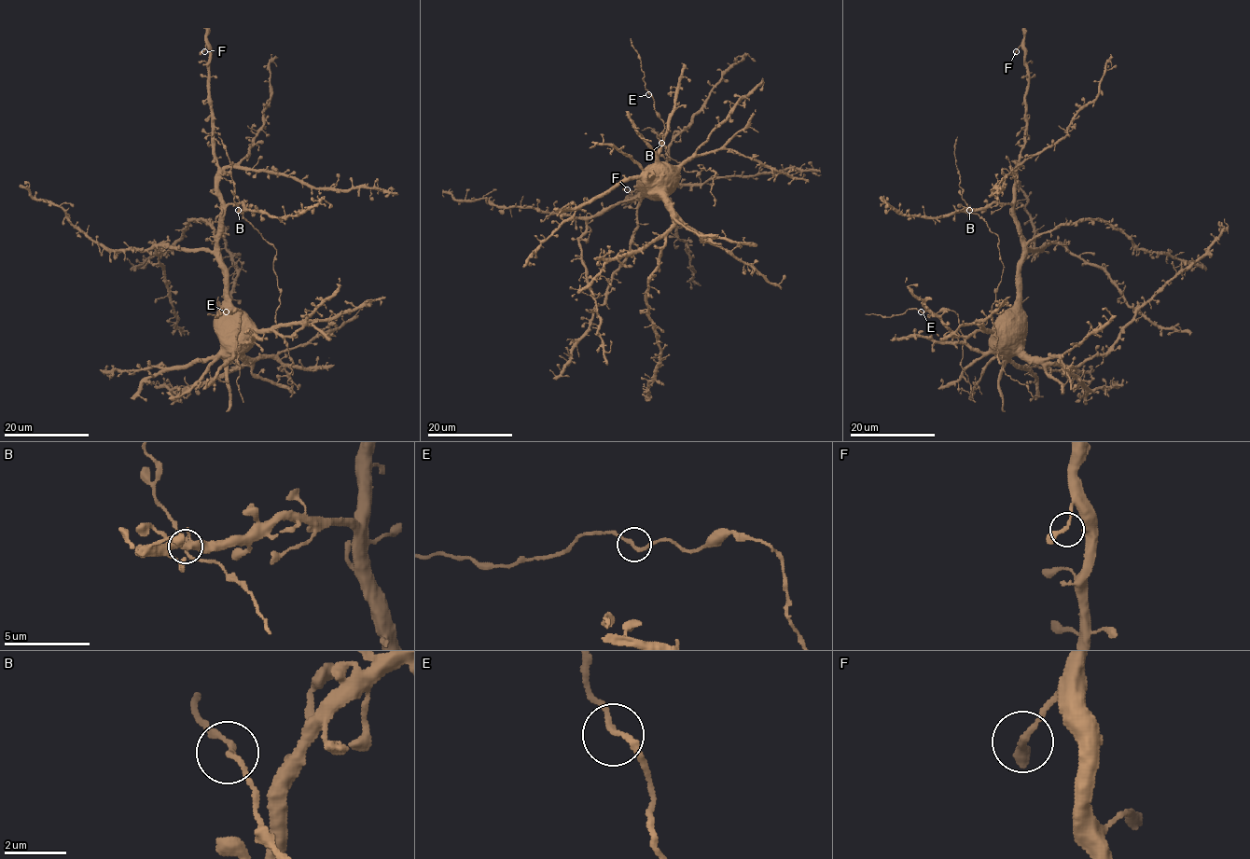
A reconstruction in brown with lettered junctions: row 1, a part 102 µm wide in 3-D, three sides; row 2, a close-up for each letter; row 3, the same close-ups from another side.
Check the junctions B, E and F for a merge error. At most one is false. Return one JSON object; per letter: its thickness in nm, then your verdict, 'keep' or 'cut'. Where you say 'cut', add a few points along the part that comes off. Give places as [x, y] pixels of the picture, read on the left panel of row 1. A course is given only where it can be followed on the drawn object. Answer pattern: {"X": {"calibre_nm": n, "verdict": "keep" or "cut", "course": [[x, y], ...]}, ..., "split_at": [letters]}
{"B": {"calibre_nm": 200, "verdict": "keep"}, "E": {"calibre_nm": 200, "verdict": "keep"}, "F": {"calibre_nm": 240, "verdict": "keep"}, "split_at": []}

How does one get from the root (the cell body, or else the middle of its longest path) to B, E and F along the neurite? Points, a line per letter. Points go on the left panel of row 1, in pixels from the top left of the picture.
B: (224, 277), (224, 261), (218, 244), (222, 216), (229, 204), (242, 202), (243, 214), (239, 210)
E: (224, 277), (224, 330), (235, 352), (240, 344), (236, 335), (240, 332), (242, 311), (226, 311)
F: (224, 277), (224, 261), (218, 244), (221, 194), (215, 159), (210, 106), (210, 51), (206, 46), (204, 51)

